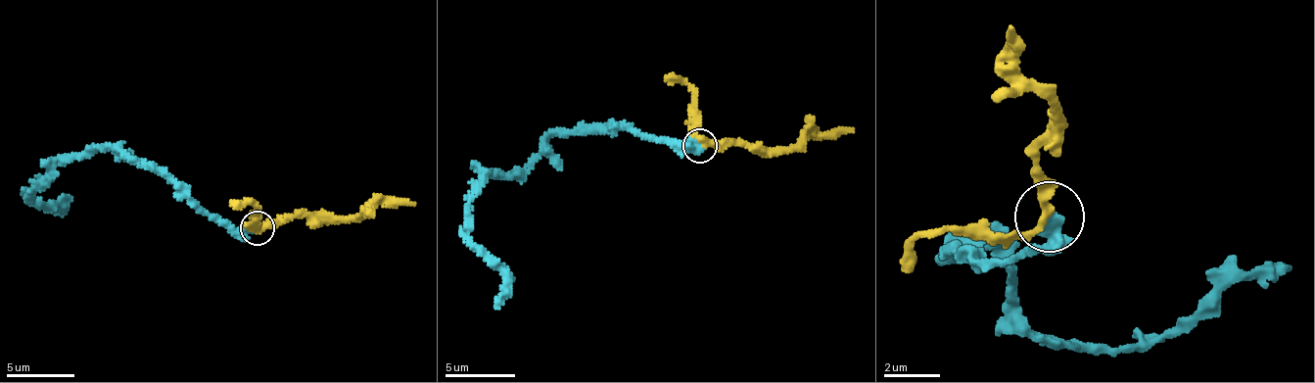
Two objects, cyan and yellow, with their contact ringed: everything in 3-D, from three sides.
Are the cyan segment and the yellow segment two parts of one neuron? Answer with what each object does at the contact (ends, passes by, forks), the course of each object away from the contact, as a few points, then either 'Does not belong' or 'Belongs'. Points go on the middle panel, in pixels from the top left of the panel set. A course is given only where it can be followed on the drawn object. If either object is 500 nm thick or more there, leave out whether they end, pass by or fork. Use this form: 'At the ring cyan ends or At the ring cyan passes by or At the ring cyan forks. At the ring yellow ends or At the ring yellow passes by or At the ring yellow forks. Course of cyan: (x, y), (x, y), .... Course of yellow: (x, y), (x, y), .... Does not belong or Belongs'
At the ring cyan ends. At the ring yellow passes by. Course of cyan: (699, 146), (597, 129), (548, 136), (522, 169), (483, 177), (468, 204), (468, 227), (503, 278), (495, 308). Course of yellow: (699, 143), (791, 150), (811, 136), (835, 138), (853, 128). Belongs

